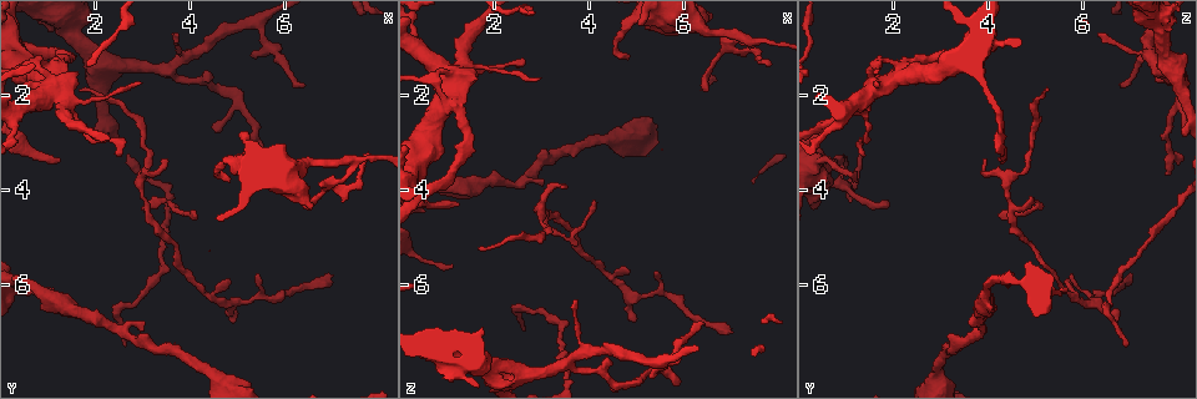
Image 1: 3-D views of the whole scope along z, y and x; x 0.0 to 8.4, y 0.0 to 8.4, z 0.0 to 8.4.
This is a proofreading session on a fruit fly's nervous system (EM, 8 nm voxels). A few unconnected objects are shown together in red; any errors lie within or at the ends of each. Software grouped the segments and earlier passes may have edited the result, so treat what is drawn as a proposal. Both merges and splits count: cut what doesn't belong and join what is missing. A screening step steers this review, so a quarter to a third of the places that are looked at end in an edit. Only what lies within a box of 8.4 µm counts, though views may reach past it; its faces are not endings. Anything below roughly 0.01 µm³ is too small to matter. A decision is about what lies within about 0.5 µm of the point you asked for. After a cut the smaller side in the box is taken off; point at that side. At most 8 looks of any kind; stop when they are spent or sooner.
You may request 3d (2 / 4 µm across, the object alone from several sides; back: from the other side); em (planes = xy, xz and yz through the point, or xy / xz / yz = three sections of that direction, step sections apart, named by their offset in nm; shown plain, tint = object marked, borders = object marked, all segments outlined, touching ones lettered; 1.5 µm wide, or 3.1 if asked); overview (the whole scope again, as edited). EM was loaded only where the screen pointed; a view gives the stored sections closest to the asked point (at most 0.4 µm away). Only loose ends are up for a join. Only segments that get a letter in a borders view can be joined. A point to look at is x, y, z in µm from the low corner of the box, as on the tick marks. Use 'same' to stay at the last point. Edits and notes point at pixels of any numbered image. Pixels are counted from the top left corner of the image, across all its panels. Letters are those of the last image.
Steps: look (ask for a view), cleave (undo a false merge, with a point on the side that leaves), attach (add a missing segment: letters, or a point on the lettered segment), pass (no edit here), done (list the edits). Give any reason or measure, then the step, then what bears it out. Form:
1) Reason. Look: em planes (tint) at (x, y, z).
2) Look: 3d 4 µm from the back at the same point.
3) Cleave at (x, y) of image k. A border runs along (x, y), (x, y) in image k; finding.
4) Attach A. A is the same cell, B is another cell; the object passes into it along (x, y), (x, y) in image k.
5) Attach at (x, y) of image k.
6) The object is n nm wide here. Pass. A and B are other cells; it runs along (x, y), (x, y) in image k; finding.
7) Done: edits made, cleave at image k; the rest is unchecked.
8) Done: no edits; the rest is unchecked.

Free end. Look: em xy step 8 (borders) at (3.05, 6.85, 3.85).

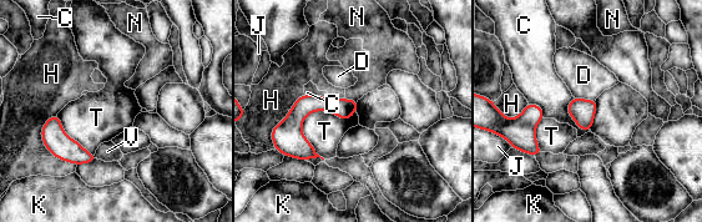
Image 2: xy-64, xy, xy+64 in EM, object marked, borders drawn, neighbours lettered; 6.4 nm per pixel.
Pass. C, D, H, J, K, N, T and V are other cells; it runs along (354, 104), (309, 105), (286, 132) in image 2; no lettered segment goes on from it.

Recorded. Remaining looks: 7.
An open end. Look: em planes (borders) at (4.15, 4.55, 4.30).

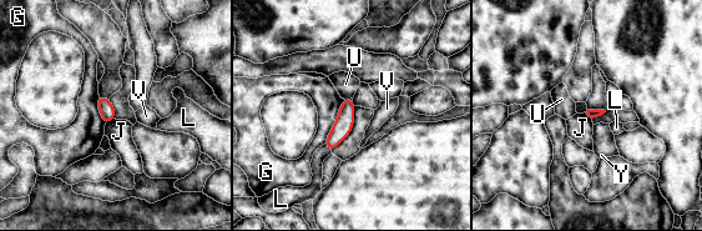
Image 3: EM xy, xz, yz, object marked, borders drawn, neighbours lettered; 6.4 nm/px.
Pass. G, J, L, U, V and Y are other cells; a border runs along (582, 113), (591, 120) in image 3; no lettered segment goes on from it.

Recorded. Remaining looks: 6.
Tapers out. Look: em yz step 4 (borders) at (7.00, 5.85, 7.00).

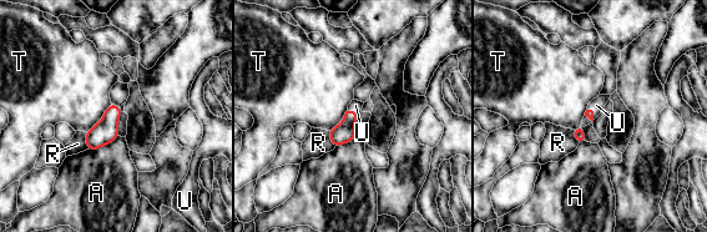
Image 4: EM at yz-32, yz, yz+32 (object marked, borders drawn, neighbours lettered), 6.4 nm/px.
The longest contact is with T, 260 nm. Attach U. U is the same cell, A, R and T are other cells; the neuron continues.

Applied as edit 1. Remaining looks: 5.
Done: edits made, attach at image 4; the rest is unchecked.

